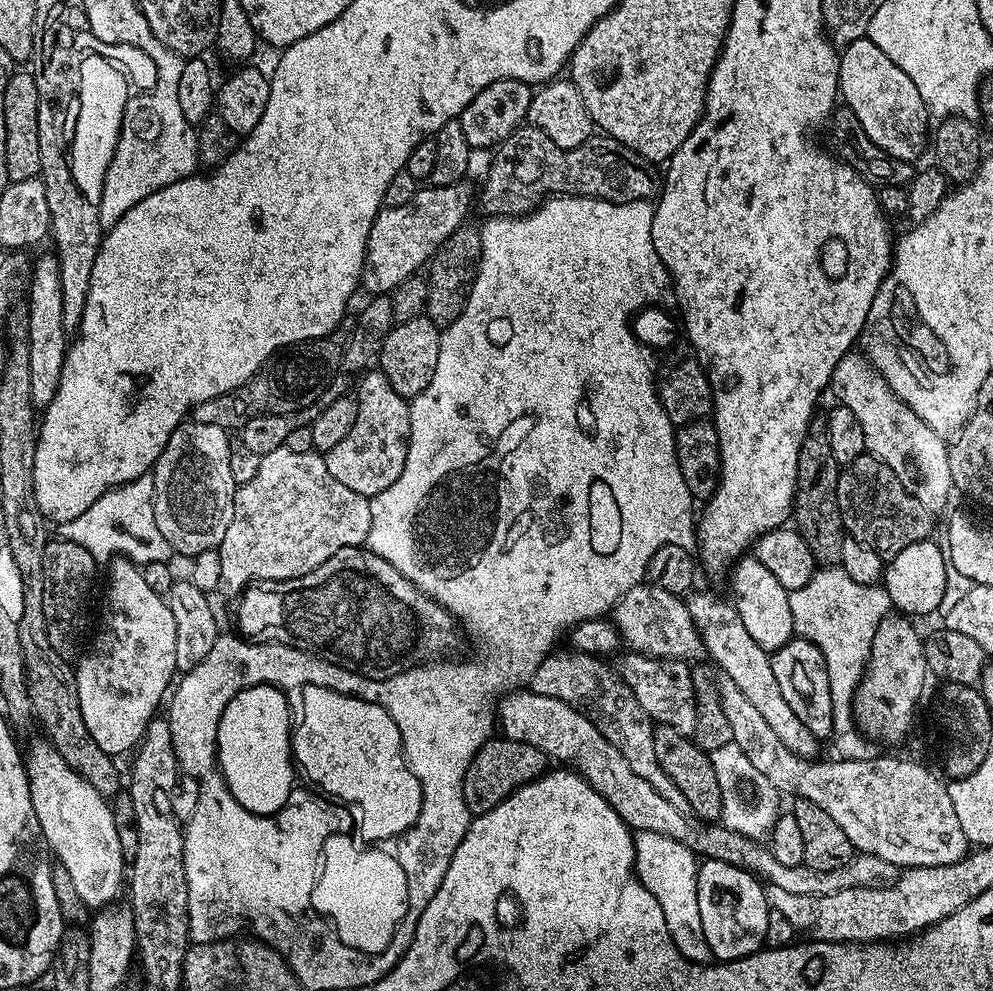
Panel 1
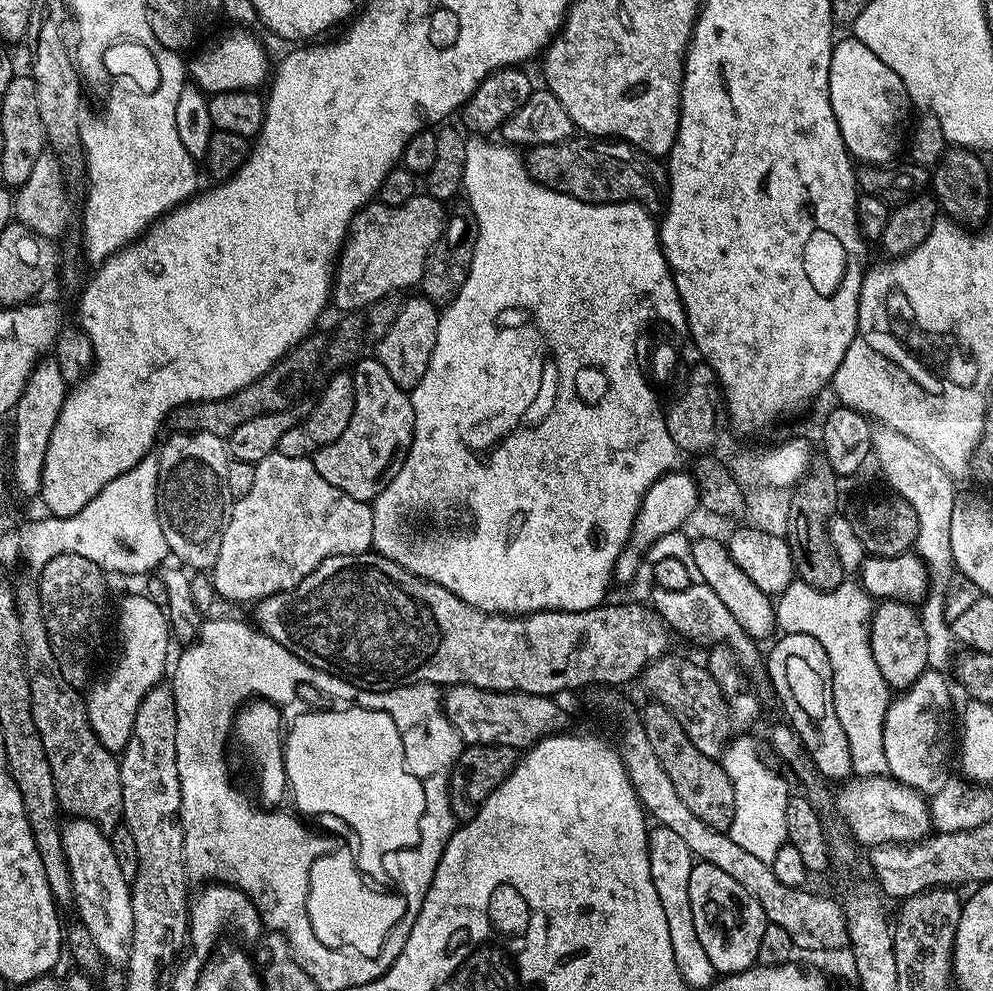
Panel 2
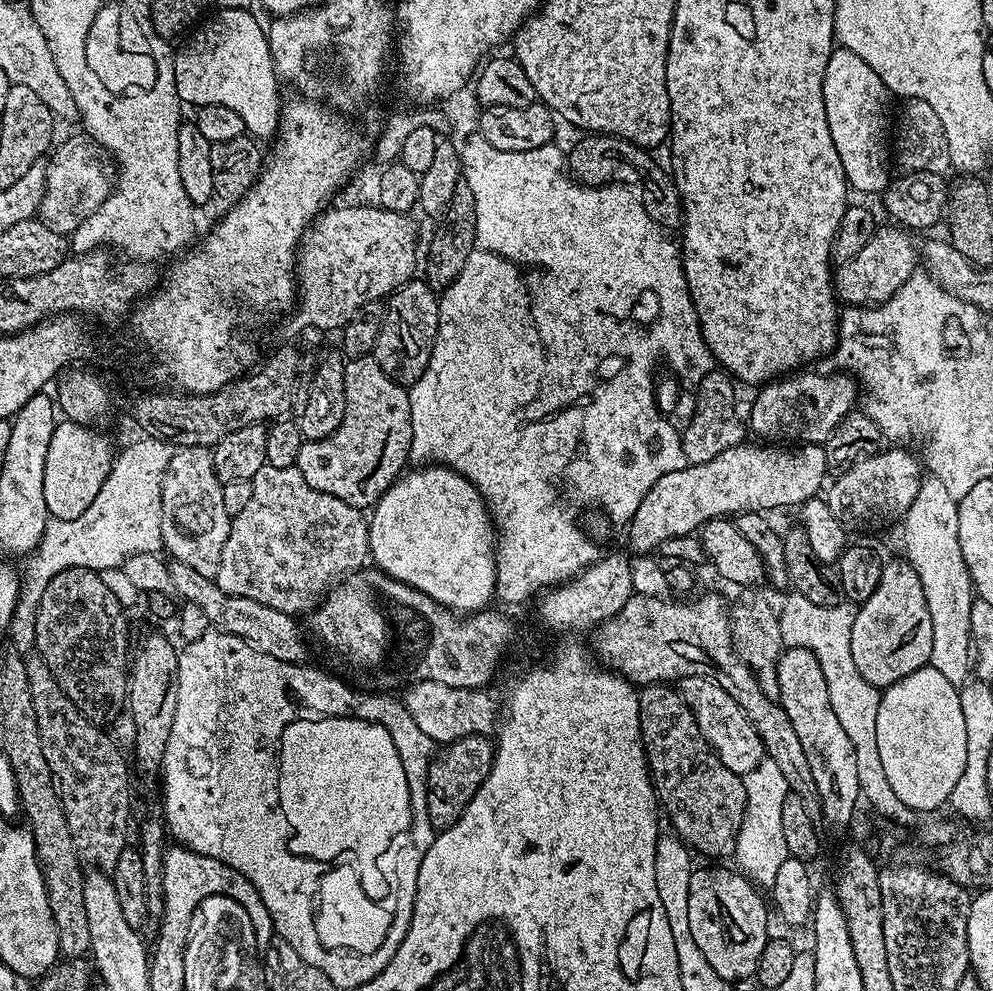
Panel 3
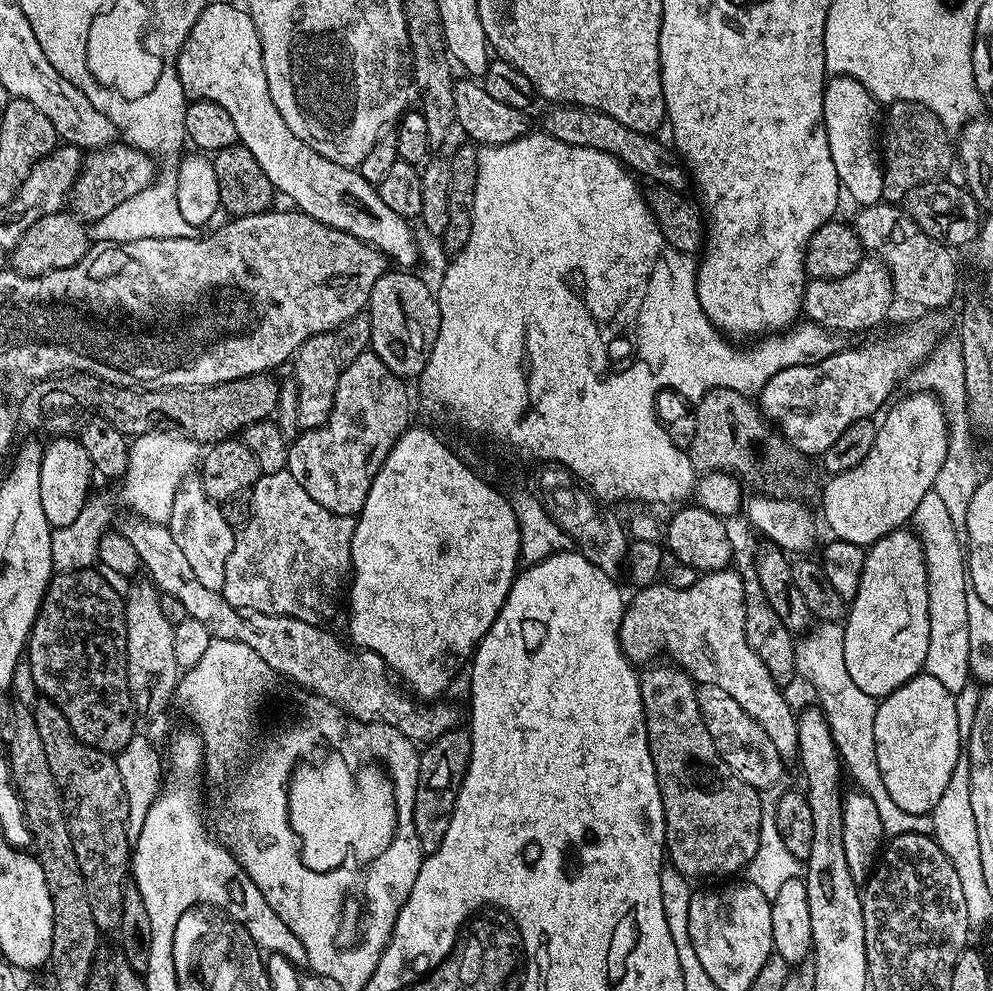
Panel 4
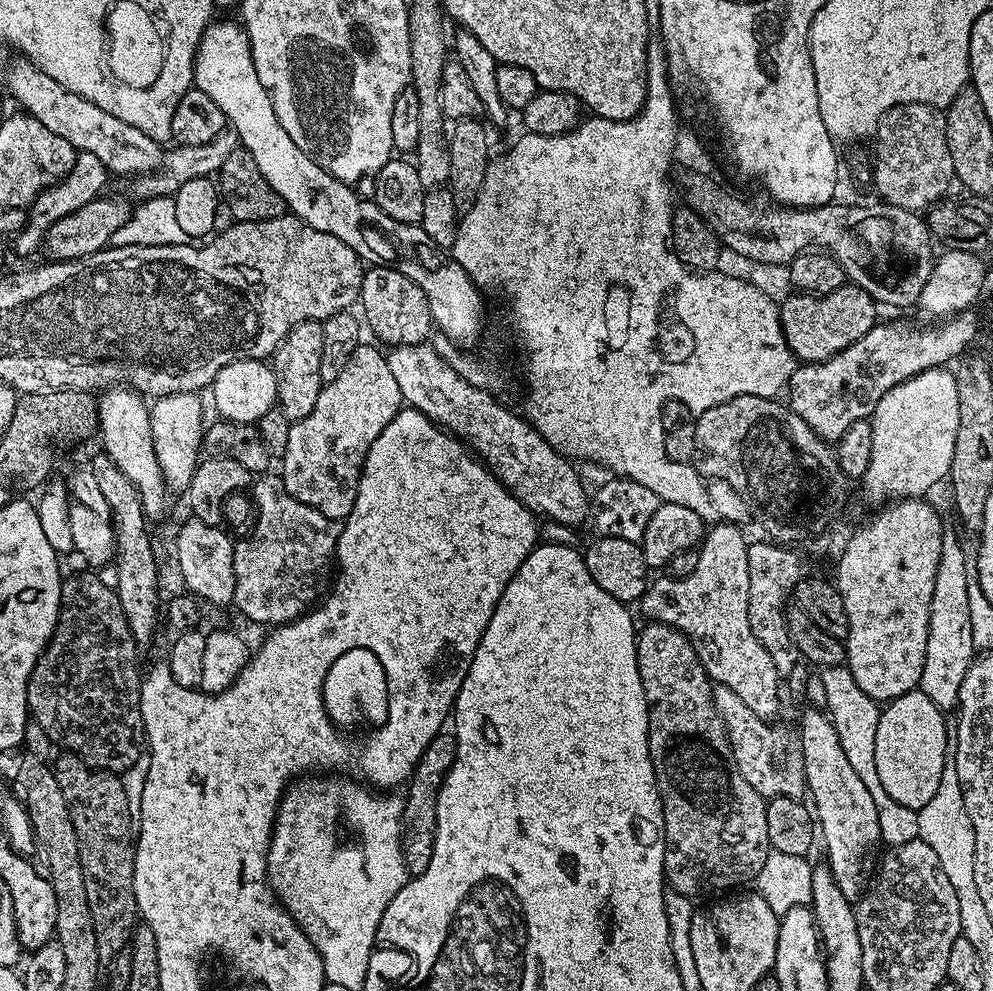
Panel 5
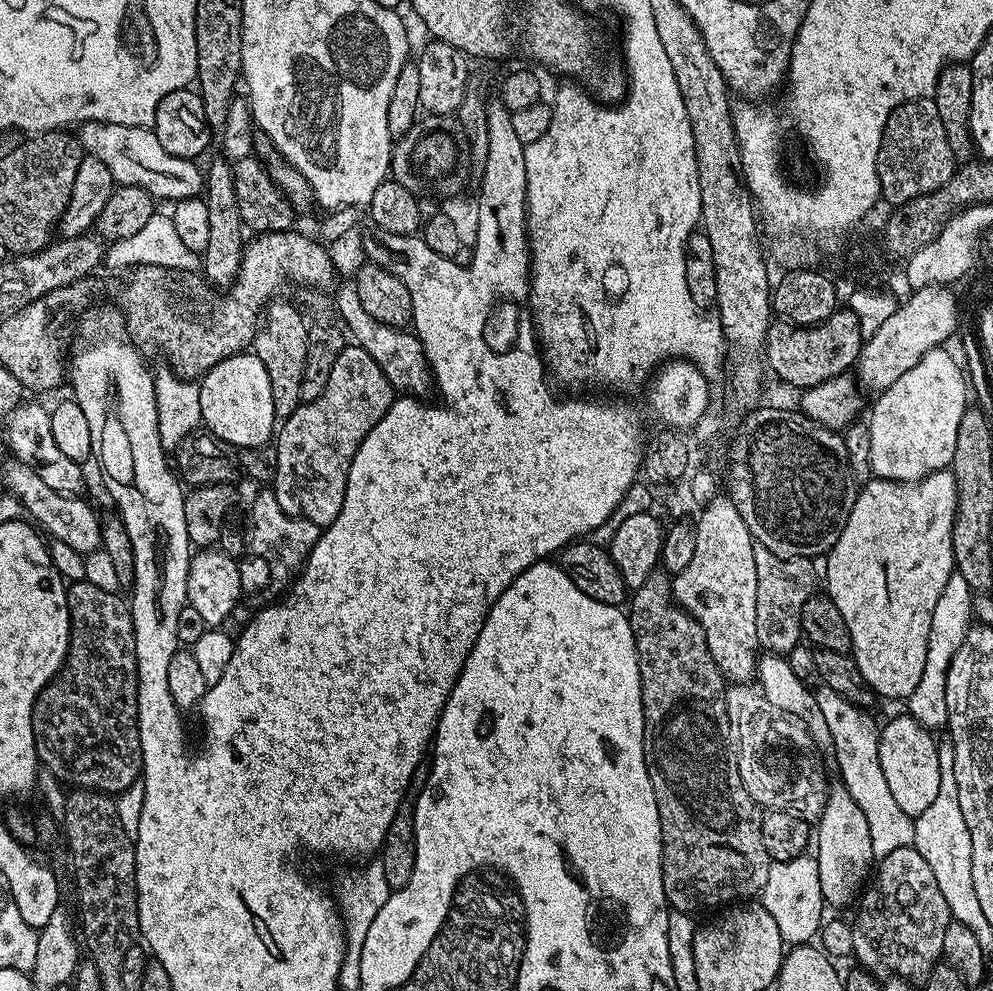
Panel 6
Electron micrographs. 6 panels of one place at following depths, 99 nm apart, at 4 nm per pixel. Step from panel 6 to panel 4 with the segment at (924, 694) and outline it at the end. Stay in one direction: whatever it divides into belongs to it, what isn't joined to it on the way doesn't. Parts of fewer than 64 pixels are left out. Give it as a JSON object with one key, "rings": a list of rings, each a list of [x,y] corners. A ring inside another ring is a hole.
{"rings":[[[935,490],[926,494],[922,502],[918,502],[918,510],[914,510],[910,521],[920,545],[924,547],[924,561],[928,575],[928,609],[930,610],[930,646],[926,650],[924,672],[938,678],[953,693],[960,692],[970,683],[970,617],[966,615],[966,590],[970,586],[968,565],[966,563],[965,545],[958,542],[958,534],[954,534],[954,522],[938,498]]]}

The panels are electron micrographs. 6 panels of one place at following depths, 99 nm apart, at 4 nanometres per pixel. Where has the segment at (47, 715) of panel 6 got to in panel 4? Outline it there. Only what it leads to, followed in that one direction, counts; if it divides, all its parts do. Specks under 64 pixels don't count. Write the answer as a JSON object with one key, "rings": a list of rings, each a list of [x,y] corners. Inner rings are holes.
{"rings":[[[95,567],[74,569],[69,572],[57,571],[52,579],[49,580],[48,592],[44,595],[43,600],[40,601],[40,613],[36,616],[32,633],[28,635],[26,659],[30,666],[30,674],[34,674],[34,686],[36,687],[37,693],[45,700],[53,700],[53,702],[60,707],[62,714],[66,718],[66,722],[70,722],[70,730],[74,730],[74,734],[79,740],[103,752],[115,754],[123,750],[126,744],[130,742],[132,736],[137,735],[138,728],[136,728],[136,719],[138,719],[138,713],[135,704],[132,702],[130,690],[128,689],[124,598],[111,588],[110,582],[106,582],[106,578],[102,578]]]}

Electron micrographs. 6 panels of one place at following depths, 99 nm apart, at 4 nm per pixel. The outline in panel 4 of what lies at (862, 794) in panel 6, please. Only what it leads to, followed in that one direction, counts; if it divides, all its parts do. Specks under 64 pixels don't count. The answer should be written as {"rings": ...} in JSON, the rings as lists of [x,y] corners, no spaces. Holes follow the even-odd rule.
{"rings":[[[817,623],[796,640],[796,674],[801,681],[808,680],[809,686],[816,691],[816,696],[820,699],[818,707],[830,726],[843,767],[847,775],[848,772],[852,775],[852,780],[856,783],[853,785],[864,792],[870,802],[874,802],[874,806],[878,806],[878,818],[882,818],[885,837],[931,833],[931,815],[906,814],[906,810],[901,810],[886,790],[878,758],[875,757],[874,720],[878,700],[875,696],[865,694],[855,684],[854,678],[850,678],[850,670],[846,670],[844,630],[839,623]]]}

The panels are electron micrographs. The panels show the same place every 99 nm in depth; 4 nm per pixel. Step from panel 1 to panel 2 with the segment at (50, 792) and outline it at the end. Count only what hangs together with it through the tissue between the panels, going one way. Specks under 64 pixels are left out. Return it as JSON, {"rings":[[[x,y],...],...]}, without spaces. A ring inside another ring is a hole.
{"rings":[[[72,818],[61,827],[62,850],[66,854],[66,862],[70,866],[72,879],[72,898],[74,908],[80,911],[79,923],[90,930],[90,938],[94,938],[94,946],[98,946],[101,957],[105,961],[123,965],[127,961],[134,934],[134,910],[132,909],[132,889],[130,881],[122,878],[122,870],[118,867],[118,858],[114,858],[114,850],[109,833],[94,822]]]}

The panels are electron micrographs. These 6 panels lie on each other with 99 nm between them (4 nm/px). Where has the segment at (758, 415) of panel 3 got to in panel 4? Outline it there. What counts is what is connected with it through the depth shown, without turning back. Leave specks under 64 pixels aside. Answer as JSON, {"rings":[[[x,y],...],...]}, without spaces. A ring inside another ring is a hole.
{"rings":[[[940,312],[925,315],[928,317],[920,322],[900,329],[891,341],[870,340],[858,348],[845,347],[829,353],[822,362],[778,371],[760,388],[760,411],[783,433],[792,448],[806,458],[821,457],[847,426],[877,415],[899,380],[909,377],[927,360],[943,335],[942,315]]]}

